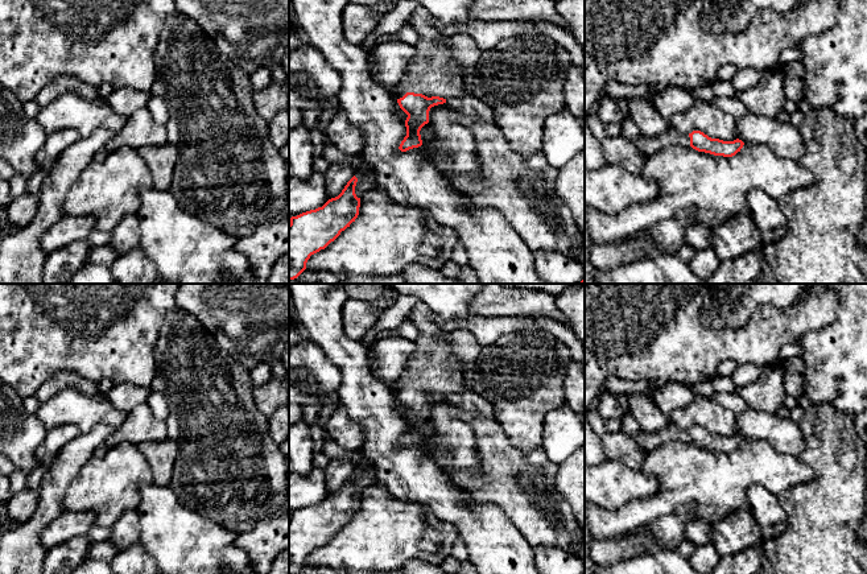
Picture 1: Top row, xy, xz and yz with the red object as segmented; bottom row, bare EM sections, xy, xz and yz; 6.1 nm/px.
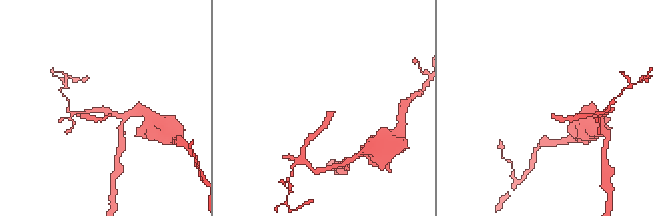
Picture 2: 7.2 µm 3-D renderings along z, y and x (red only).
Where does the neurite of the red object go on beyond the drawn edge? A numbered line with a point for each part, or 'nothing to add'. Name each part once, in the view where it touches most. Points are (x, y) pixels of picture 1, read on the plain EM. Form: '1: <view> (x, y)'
1: xz (433, 367)

